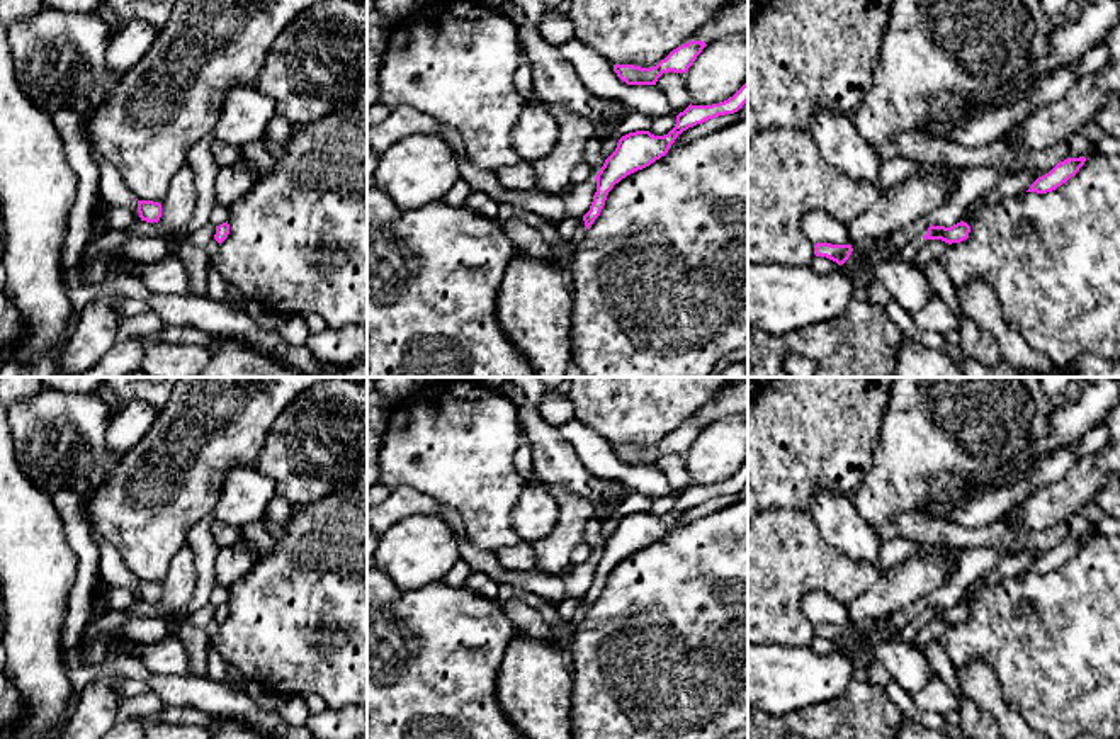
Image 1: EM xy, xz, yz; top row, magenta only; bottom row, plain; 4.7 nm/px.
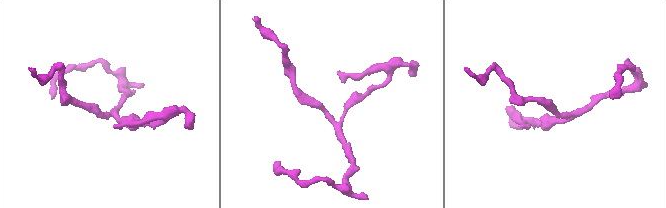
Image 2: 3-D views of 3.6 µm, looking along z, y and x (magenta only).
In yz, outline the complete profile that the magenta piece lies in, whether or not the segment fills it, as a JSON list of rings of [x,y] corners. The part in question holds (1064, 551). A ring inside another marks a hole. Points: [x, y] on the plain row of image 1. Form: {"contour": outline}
{"contour": [[[1067,539],[1057,544],[1049,554],[1038,557],[1027,573],[1047,574],[1066,564],[1084,545],[1086,539]]]}

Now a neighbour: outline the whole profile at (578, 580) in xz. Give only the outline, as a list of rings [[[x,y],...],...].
[[[588,561],[578,566],[573,566],[566,574],[566,591],[564,598],[583,598],[593,583],[597,573],[597,561]]]

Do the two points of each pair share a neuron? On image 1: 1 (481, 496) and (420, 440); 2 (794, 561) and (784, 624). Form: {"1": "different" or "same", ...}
{"1": "same", "2": "same"}

